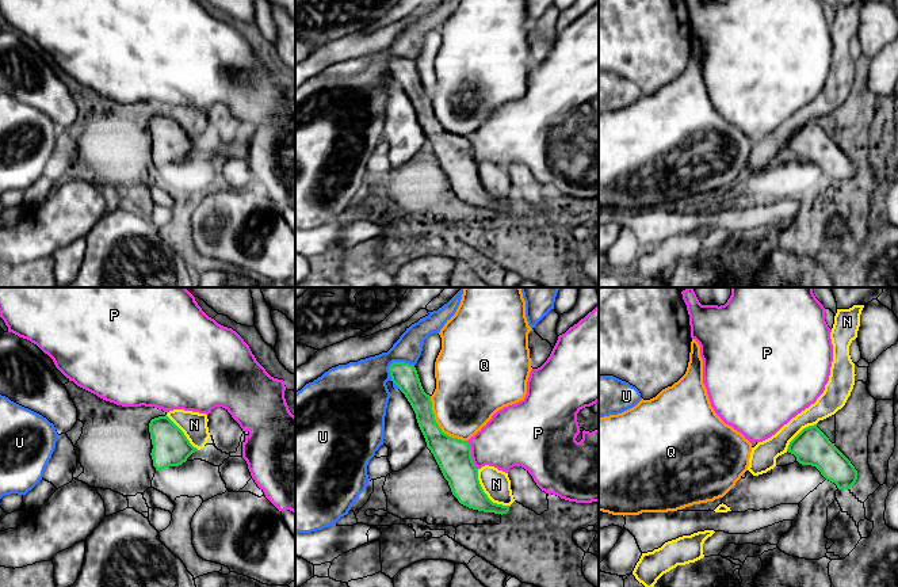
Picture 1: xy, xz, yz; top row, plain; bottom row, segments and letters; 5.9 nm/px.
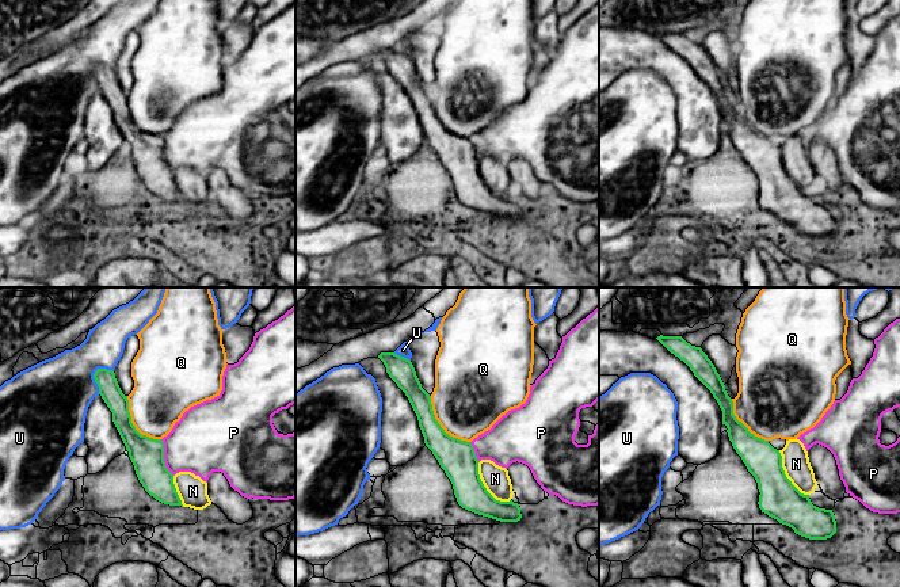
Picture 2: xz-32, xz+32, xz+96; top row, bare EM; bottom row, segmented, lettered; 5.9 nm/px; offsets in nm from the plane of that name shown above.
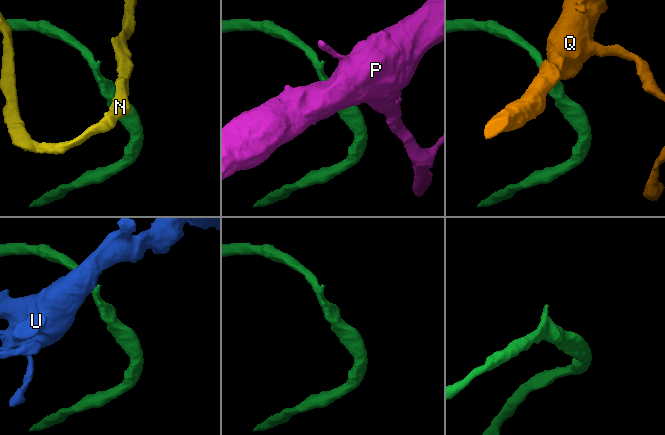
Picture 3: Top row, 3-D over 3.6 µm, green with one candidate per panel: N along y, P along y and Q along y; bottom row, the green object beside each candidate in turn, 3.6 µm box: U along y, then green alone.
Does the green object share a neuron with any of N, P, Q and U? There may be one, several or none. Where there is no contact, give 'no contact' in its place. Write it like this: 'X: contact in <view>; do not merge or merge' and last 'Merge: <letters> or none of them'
N: contact in xz; merge
P: contact in xz; do not merge
Q: contact in xz; do not merge
U: contact in xz; do not merge
Merge: N

